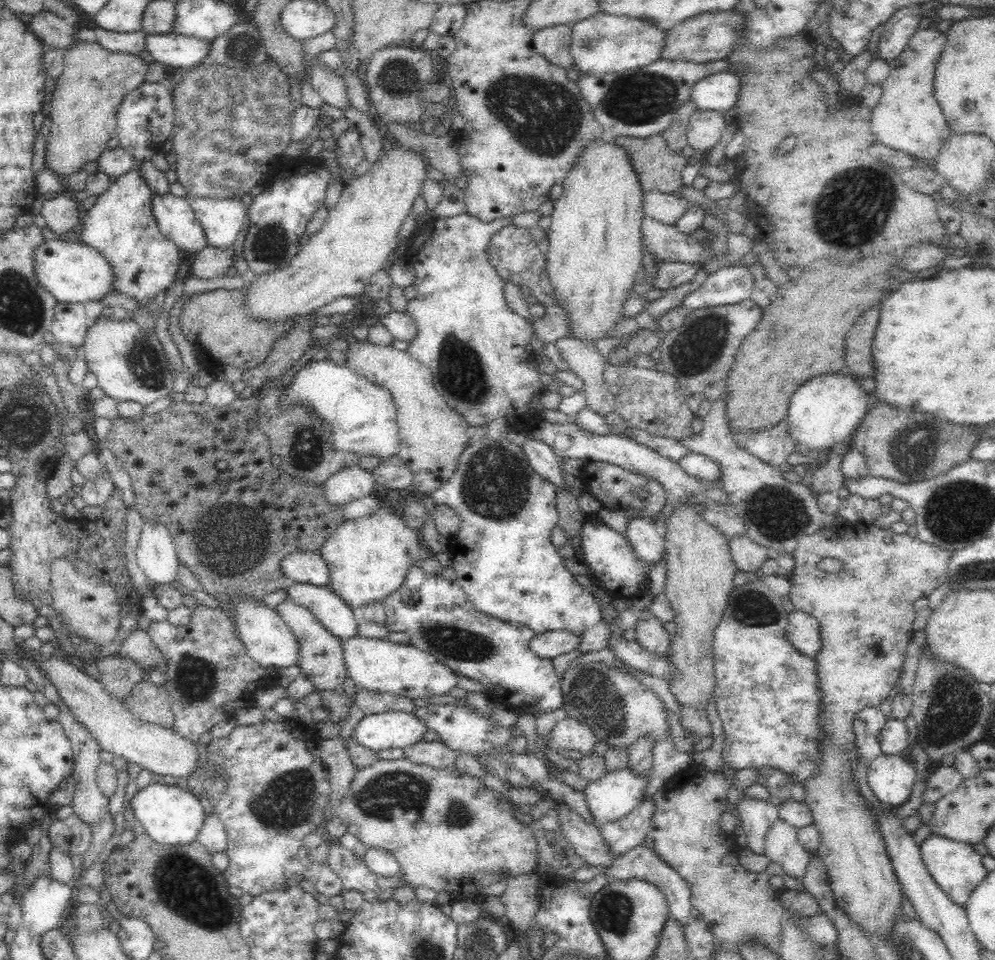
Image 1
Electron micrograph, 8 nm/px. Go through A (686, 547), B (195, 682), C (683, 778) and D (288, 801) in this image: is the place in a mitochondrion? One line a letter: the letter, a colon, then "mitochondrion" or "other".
A: other
B: mitochondrion
C: other
D: mitochondrion

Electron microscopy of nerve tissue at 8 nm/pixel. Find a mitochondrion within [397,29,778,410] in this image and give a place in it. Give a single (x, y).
(545, 117)

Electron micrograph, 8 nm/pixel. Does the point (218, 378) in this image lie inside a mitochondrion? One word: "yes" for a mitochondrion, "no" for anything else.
no

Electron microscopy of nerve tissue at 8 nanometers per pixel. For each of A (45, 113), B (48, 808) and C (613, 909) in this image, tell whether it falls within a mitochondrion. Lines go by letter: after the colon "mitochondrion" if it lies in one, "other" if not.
A: other
B: other
C: mitochondrion

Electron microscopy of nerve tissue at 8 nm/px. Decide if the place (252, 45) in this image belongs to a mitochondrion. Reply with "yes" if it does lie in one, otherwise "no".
no

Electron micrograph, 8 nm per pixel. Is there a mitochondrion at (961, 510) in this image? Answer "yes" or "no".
yes

